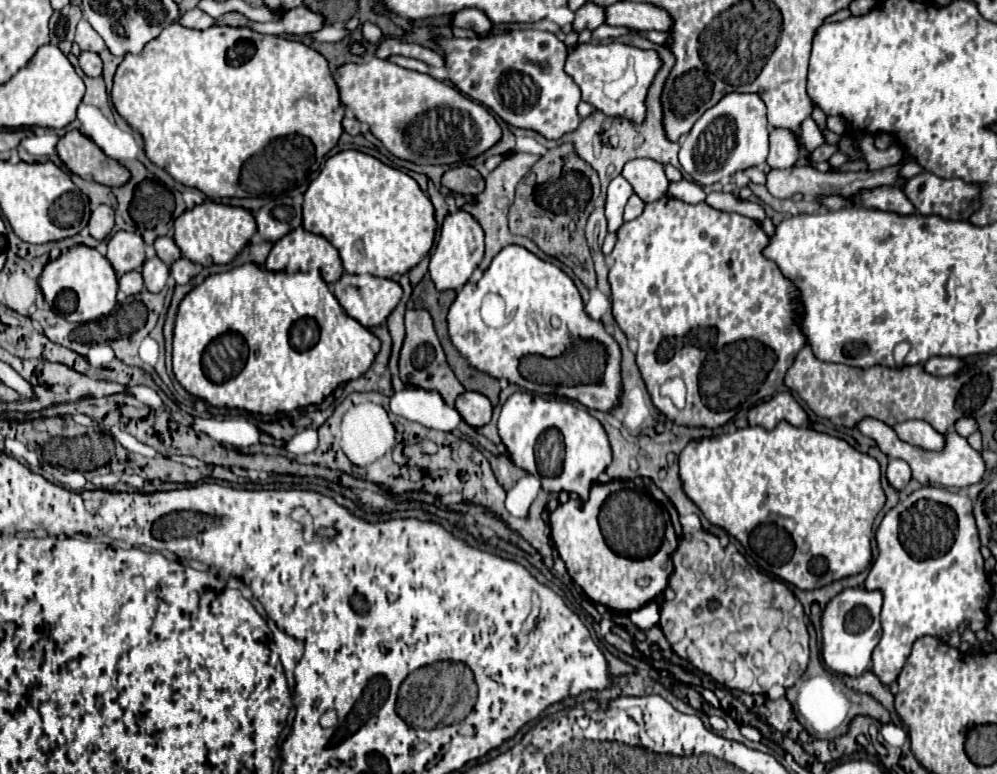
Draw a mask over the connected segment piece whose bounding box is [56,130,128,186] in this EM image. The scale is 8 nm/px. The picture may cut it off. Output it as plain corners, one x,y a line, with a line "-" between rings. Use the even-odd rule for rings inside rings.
80,130
66,132
58,140
56,150
58,158
68,166
68,170
84,180
94,180
106,186
122,186
128,180
128,170
114,158
106,156

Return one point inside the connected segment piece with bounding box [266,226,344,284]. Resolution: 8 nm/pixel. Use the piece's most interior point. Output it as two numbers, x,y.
298,251

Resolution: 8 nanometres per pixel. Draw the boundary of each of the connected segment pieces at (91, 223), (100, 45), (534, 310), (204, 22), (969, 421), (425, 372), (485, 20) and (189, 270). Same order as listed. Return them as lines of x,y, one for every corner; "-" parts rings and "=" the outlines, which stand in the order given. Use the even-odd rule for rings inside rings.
100,204
92,214
90,214
90,220
88,220
88,230
90,230
90,236
96,238
96,240
104,240
110,230
114,226
114,210
110,206
104,206
=
82,18
80,20
80,24
78,24
78,30
76,30
76,40
74,40
78,46
80,46
80,50
90,50
90,52
96,52
96,54
100,54
104,48
106,48
106,44
104,44
104,40
98,36
98,32
=
506,246
496,254
490,268
484,272
480,282
472,286
470,282
458,292
454,304
448,312
448,332
452,344
460,350
464,358
478,370
494,376
506,378
526,390
540,392
540,386
528,382
518,372
518,362
526,354
544,354
546,358
558,358
566,350
570,350
578,340
594,340
606,348
606,368
602,378
596,384
580,384
580,386
564,386
568,390
568,398
580,400
592,410
612,412
620,404
622,396
622,376
620,376
620,348
614,338
604,330
602,322
592,320
586,310
582,296
574,282
552,262
540,260
536,254
522,246
-
486,294
502,296
504,304
510,304
508,324
500,328
490,328
484,324
480,316
482,298
=
194,8
194,10
188,10
180,16
178,20
182,26
188,26
188,28
196,28
196,30
204,30
204,28
210,28
216,24
216,18
208,16
206,12
202,12
200,8
=
960,418
956,424
954,424
954,430
960,434
960,436
970,436
972,432
978,430
978,424
974,418
=
408,310
406,312
406,338
404,346
400,350
400,378
408,386
420,386
426,390
436,390
440,396
454,406
454,400
464,392
464,386
458,382
458,378
452,374
442,344
436,336
432,316
428,310
=
478,8
460,10
458,14
454,14
452,24
454,24
454,26
460,26
460,28
474,30
474,32
476,32
478,36
482,36
482,38
490,36
490,32
494,30
494,24
490,22
490,18
488,18
482,10
478,10
=
180,258
180,260
172,262
170,274
174,276
176,284
188,284
190,278
196,276
196,266
194,266
194,262
190,262
188,258

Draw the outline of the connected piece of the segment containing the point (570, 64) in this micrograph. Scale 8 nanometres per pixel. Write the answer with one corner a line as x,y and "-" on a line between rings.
622,42
610,44
580,44
568,54
566,74
582,90
582,100
590,102
606,116
624,118
632,124
642,124
646,118
646,96
656,72
662,68
662,58
656,50
642,50

